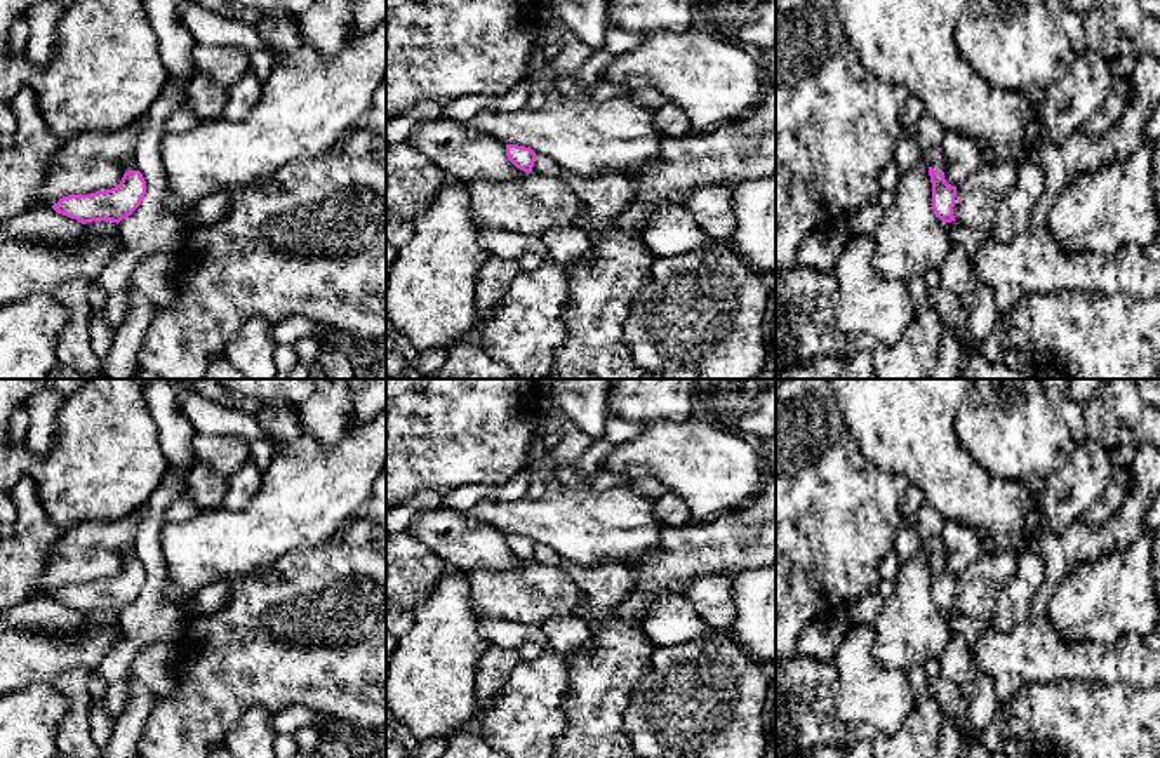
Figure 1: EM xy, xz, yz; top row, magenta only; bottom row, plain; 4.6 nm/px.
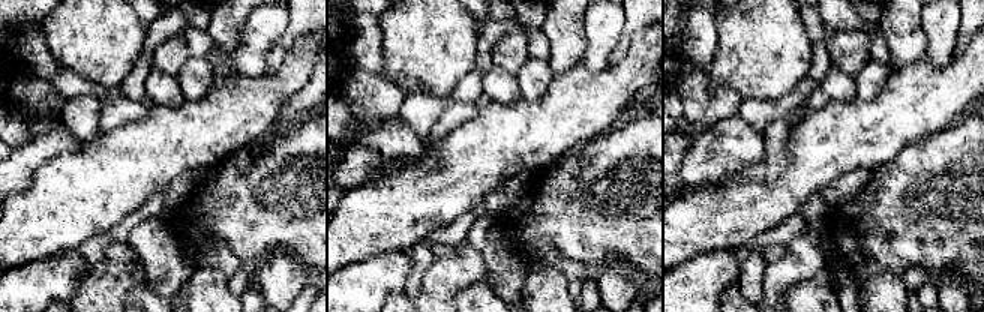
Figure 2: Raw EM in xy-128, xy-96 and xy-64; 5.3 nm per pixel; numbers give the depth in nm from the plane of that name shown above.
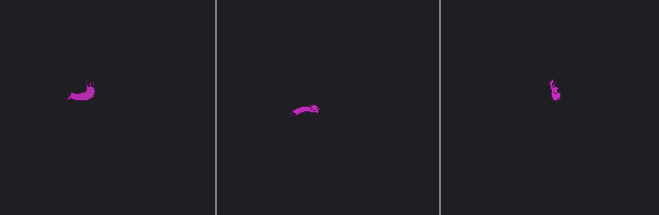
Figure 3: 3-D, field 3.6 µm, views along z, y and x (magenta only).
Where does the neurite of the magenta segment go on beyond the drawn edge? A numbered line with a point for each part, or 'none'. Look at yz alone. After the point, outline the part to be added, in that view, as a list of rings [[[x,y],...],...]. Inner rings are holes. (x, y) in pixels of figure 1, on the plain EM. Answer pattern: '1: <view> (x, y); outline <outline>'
1: yz (933, 548); outline [[[930,539],[923,548],[925,556],[932,556],[934,562],[943,562],[943,542],[939,539]]]

